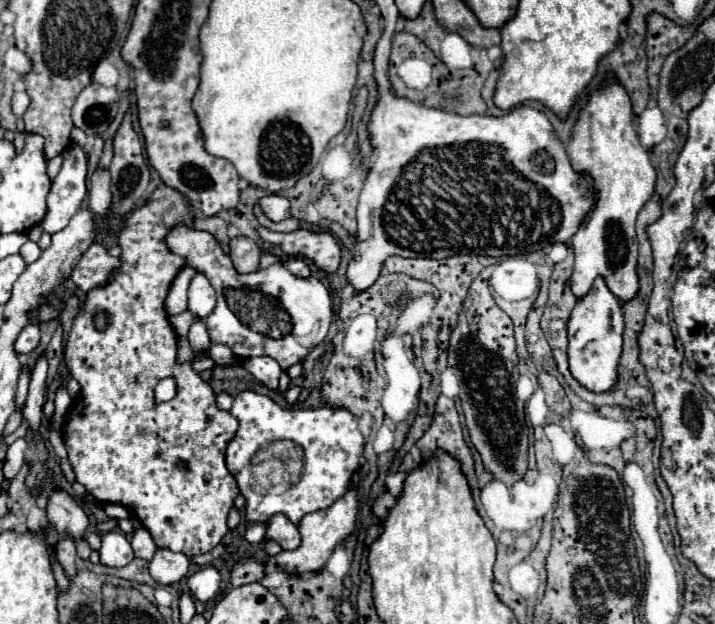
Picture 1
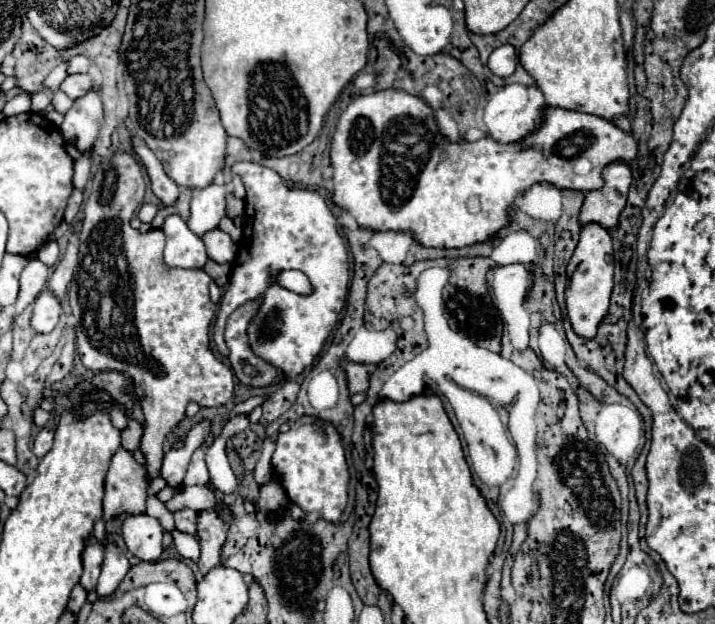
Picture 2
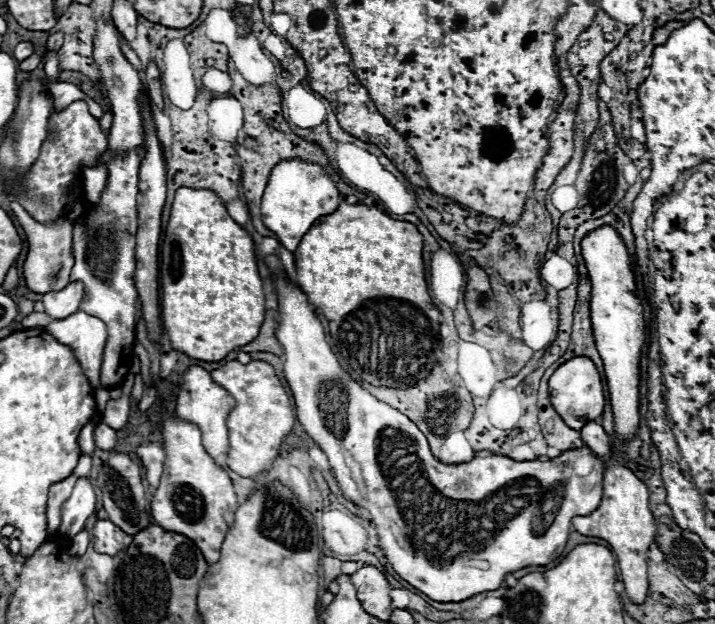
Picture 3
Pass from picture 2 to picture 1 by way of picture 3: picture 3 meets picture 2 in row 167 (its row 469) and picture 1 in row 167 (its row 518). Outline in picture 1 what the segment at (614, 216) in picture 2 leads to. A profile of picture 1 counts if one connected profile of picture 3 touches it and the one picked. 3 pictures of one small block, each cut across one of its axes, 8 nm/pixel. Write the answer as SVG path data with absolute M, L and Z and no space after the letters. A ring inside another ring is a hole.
M608 76L604 86L592 92L586 108L580 112L572 140L566 146L572 168L580 174L588 174L594 180L592 188L596 194L592 212L570 240L576 256L572 292L578 300L588 294L596 276L604 278L610 292L622 304L638 294L638 242L634 222L642 206L654 194L656 170L650 164L648 152L638 142L638 134L632 126L632 116L632 104L626 90L614 76Z

